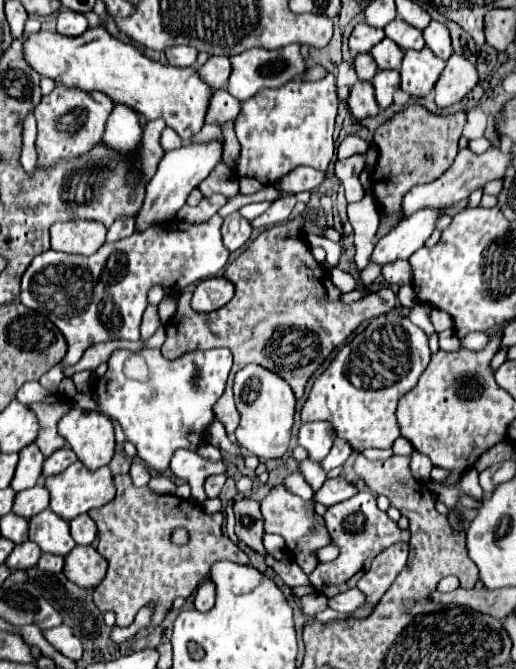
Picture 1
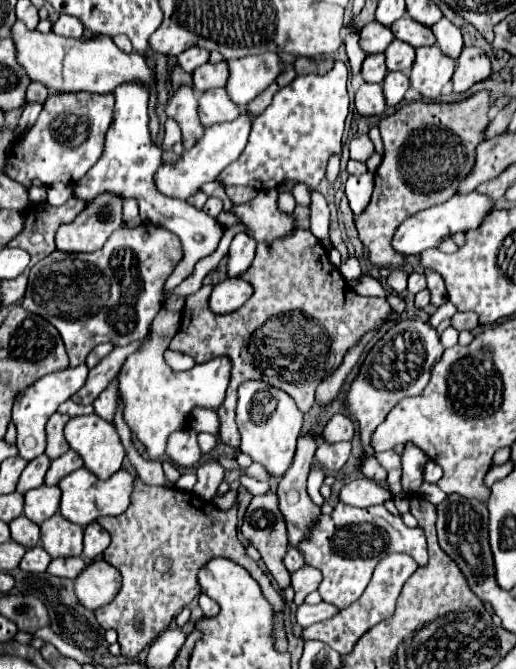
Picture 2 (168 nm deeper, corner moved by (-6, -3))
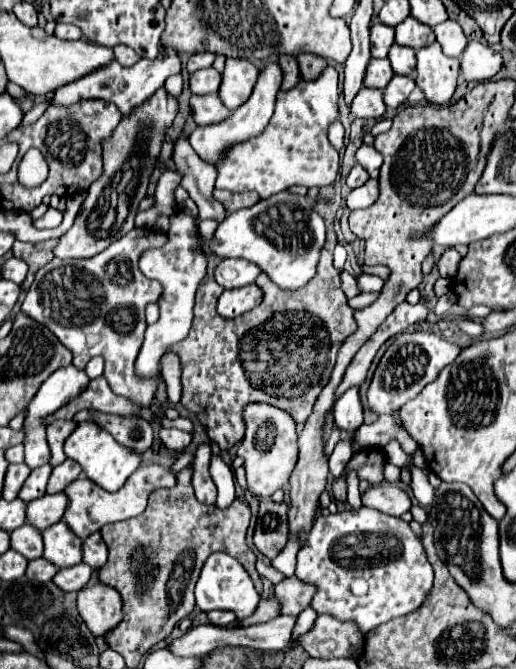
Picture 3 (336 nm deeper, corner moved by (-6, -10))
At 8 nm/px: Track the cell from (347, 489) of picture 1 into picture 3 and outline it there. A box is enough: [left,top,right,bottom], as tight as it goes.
[361,483,411,517]

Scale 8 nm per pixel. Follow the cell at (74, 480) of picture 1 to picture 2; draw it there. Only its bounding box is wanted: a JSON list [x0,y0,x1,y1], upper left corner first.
[59,468,133,526]

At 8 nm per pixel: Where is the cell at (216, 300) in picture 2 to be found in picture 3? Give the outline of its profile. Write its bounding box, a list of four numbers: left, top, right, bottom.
[217,285,263,319]

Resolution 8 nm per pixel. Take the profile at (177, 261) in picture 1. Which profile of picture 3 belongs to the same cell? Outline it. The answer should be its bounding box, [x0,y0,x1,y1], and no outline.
[21,227,167,405]

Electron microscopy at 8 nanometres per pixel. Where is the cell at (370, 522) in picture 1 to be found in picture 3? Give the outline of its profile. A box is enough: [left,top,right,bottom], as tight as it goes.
[295,507,433,635]

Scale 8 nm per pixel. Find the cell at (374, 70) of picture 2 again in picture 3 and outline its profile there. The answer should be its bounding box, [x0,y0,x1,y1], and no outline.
[365,59,393,89]

